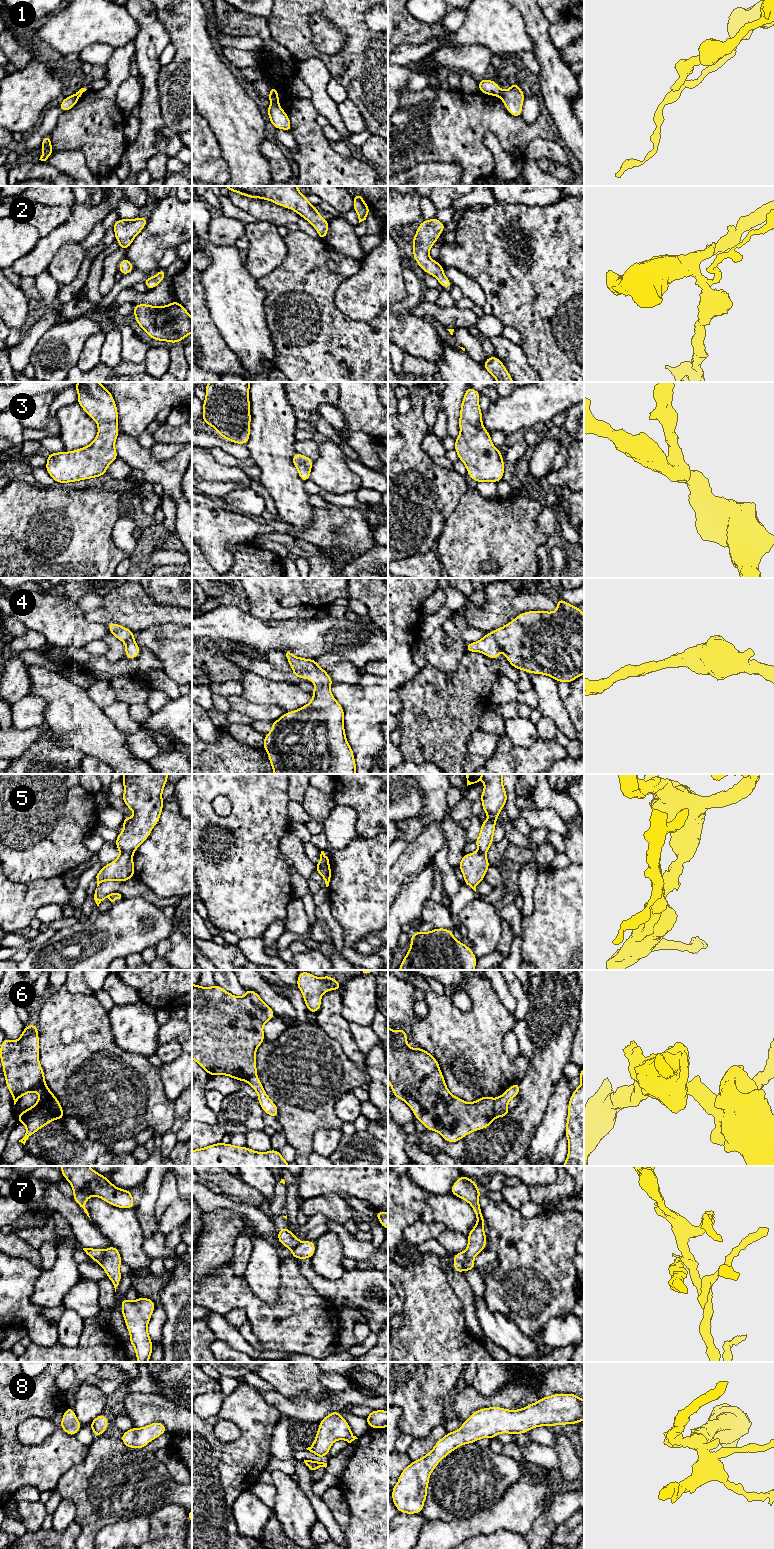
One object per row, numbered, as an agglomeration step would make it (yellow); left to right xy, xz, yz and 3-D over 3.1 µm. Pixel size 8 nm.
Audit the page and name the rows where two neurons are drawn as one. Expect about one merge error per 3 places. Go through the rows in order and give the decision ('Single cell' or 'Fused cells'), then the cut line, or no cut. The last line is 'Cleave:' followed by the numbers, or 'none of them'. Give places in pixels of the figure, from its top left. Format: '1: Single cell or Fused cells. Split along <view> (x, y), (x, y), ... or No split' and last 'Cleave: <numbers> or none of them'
1: Fused cells. Split along xz (272, 103), (277, 104)
2: Single cell. No split
3: Single cell. No split
4: Single cell. No split
5: Fused cells. Split along xy (132, 852), (120, 853)
6: Fused cells. Split along xy (57, 1100), (56, 1111), (61, 1118)
7: Fused cells. Split along yz (464, 1251), (465, 1261), (462, 1270)
8: Single cell. No split
Cleave: 1, 5, 6, 7

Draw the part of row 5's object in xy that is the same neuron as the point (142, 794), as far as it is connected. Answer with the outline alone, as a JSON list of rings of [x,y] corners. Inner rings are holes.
[[[123,774],[122,800],[134,812],[134,817],[123,819],[124,829],[114,843],[120,853],[134,853],[159,822],[164,806],[162,792],[168,775]]]

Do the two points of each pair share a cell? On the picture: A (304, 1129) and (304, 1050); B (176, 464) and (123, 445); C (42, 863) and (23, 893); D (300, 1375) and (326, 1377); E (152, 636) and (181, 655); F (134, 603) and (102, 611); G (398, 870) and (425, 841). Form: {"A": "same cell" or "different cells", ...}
{"A": "same cell", "B": "same cell", "C": "different cells", "D": "different cells", "E": "same cell", "F": "same cell", "G": "same cell"}

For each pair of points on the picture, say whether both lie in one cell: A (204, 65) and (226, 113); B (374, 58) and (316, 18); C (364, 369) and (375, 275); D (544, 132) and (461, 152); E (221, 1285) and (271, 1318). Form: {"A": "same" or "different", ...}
{"A": "same", "B": "different", "C": "different", "D": "same", "E": "same"}

